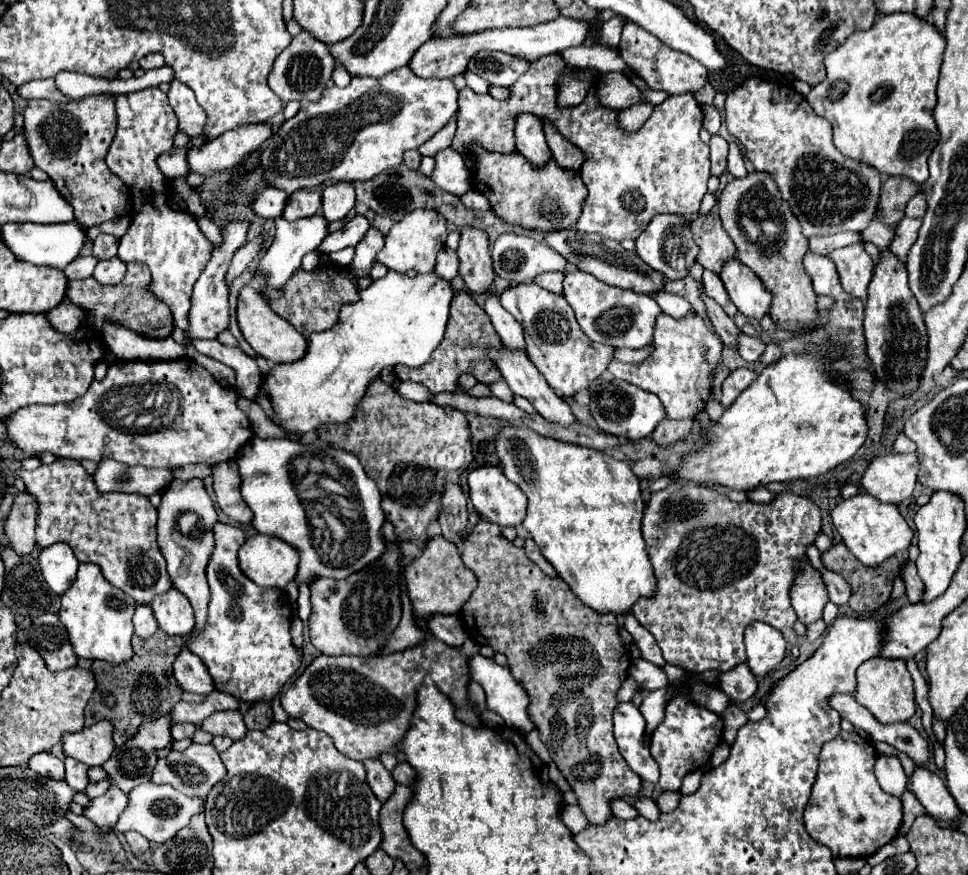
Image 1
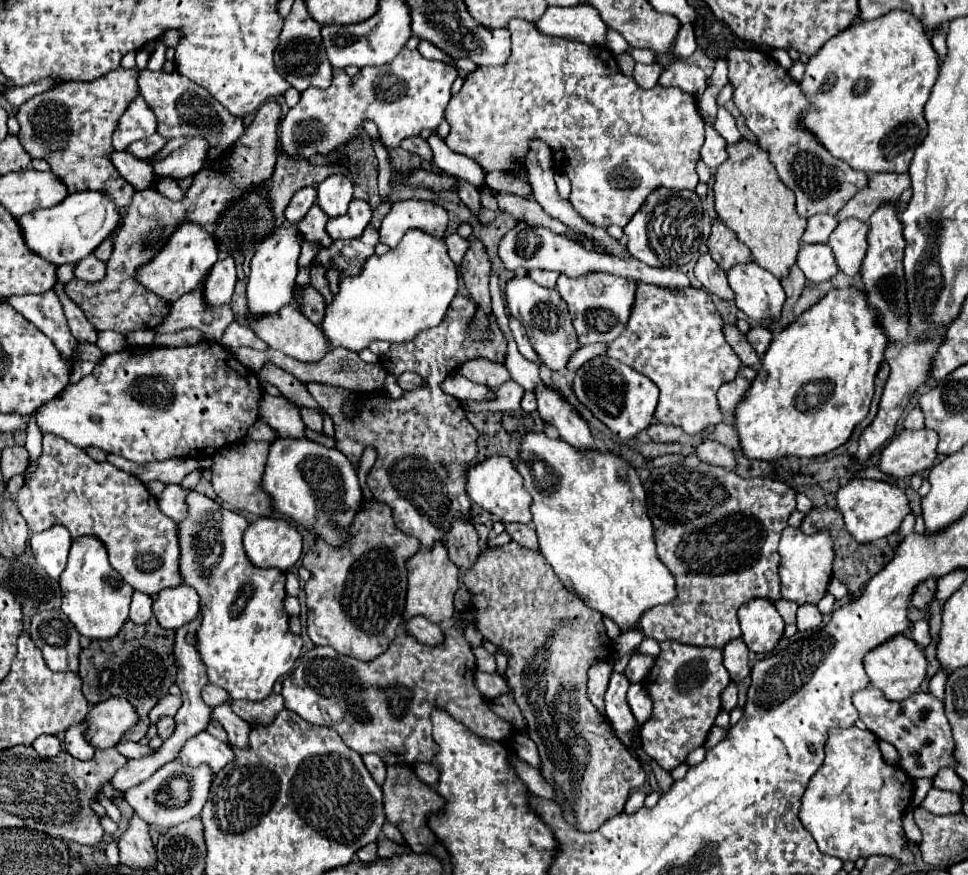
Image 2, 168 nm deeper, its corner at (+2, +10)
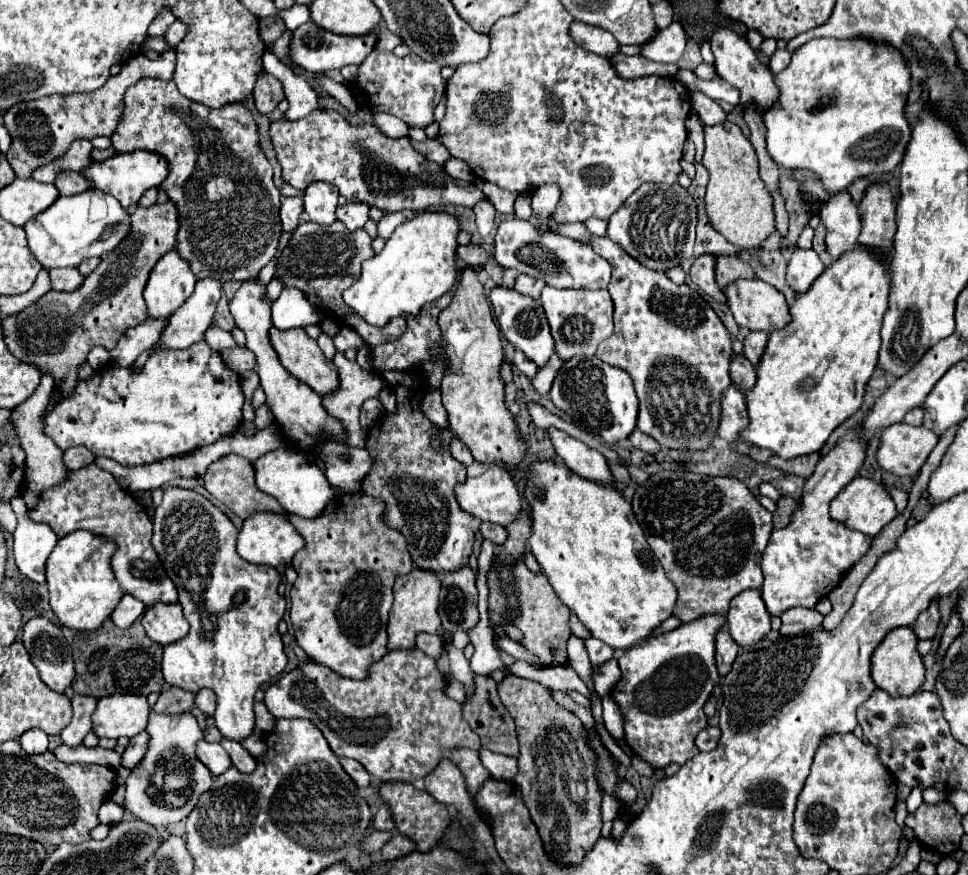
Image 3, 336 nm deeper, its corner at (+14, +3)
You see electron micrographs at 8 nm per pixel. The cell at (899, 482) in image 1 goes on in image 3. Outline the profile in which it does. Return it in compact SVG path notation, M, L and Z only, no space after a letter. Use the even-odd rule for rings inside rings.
M896 423L884 429L880 439L878 463L898 477L918 475L930 451L938 443L938 435L934 431L908 423Z

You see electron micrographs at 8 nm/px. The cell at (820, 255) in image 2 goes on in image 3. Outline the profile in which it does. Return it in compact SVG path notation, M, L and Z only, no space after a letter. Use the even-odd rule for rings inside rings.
M796 247L790 261L788 261L786 283L796 293L806 293L806 289L820 277L822 271L824 271L824 265L822 265L816 251Z

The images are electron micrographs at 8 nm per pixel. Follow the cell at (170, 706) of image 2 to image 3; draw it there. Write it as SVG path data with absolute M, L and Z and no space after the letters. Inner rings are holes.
M170 687L168 691L160 693L160 697L152 709L164 711L164 713L184 713L194 707L194 697L196 697L196 693L192 693L192 691Z

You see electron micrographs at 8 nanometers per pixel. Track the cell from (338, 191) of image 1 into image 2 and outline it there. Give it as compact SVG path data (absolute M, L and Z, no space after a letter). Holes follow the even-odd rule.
M332 174L318 186L318 206L330 216L342 216L352 200L352 182L348 176Z

